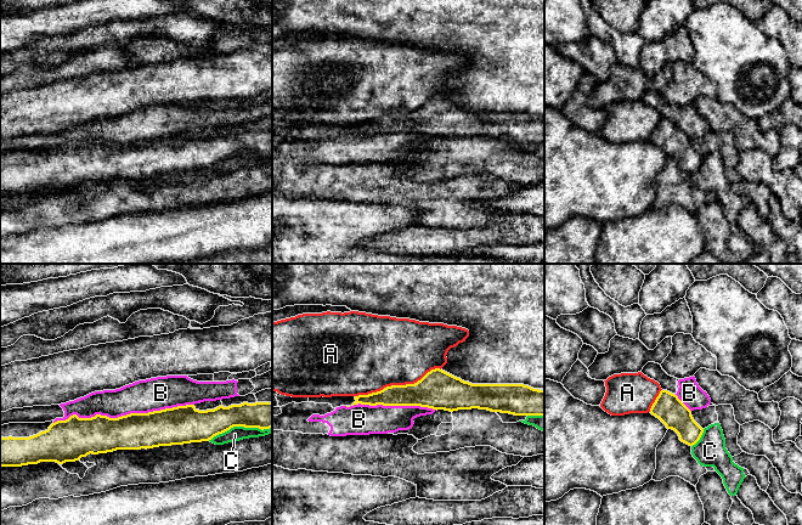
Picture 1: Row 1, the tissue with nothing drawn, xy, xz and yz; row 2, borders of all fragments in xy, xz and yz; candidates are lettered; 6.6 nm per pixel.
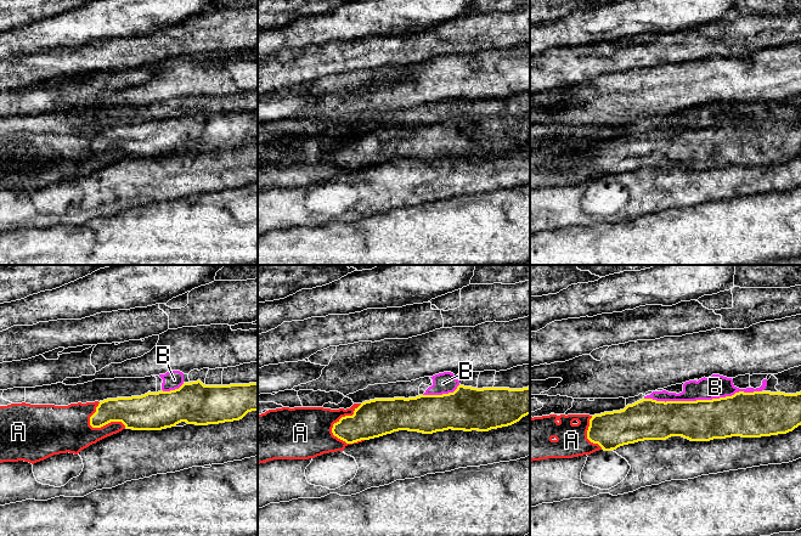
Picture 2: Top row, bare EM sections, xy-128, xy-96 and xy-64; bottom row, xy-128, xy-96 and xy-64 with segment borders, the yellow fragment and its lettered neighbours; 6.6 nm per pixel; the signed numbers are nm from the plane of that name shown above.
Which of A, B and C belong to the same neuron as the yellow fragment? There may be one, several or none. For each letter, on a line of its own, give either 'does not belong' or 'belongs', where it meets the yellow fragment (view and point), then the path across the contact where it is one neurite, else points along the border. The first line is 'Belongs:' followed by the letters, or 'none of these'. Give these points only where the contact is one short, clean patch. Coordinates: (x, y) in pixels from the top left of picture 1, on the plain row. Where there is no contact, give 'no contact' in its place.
Belongs: none of these
A: does not belong | xz (397, 113)
B: does not belong | xy (123, 144)
C: does not belong | xy (239, 153)

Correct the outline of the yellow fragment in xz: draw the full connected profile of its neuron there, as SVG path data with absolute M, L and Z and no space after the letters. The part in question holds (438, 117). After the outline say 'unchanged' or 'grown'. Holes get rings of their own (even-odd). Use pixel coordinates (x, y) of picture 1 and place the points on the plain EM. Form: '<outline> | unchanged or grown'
M440 96L431 97L414 112L386 114L377 120L355 124L355 128L351 134L357 131L369 134L420 134L450 140L479 136L514 143L544 143L544 118L524 112L471 112Z | unchanged

